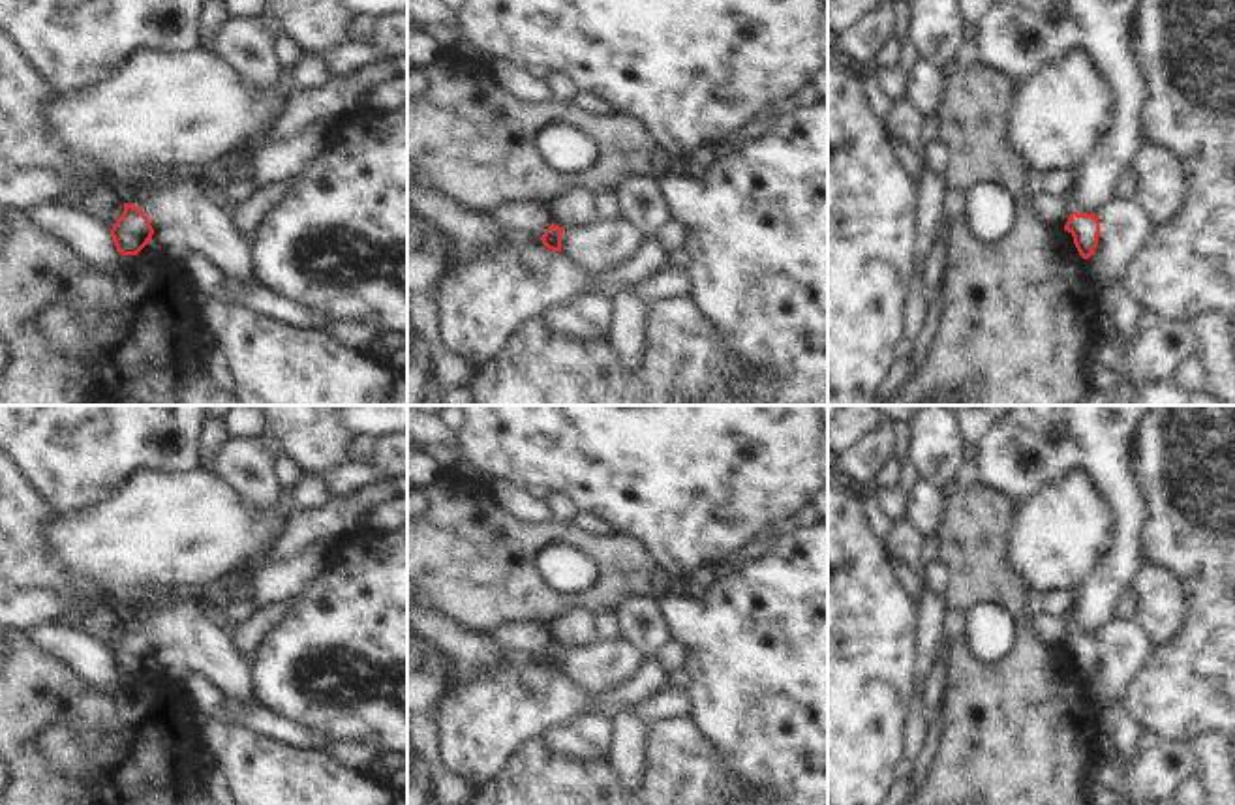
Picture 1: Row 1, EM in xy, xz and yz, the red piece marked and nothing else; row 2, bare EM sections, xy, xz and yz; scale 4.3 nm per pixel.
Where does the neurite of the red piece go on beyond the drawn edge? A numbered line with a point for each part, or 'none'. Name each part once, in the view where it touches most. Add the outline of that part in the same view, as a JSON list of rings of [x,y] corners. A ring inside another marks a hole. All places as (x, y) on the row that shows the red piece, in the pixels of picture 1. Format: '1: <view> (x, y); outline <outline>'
none

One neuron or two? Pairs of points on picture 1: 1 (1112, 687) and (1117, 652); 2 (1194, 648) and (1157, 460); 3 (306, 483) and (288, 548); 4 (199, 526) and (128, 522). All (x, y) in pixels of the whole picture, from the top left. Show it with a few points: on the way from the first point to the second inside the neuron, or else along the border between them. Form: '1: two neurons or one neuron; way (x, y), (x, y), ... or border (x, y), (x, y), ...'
1: one neuron; way (1112, 678), (1117, 661)
2: one neuron; way (1205, 601), (1205, 546), (1166, 507)
3: two neurons; border (329, 496), (316, 507), (293, 509)
4: one neuron; way (182, 526), (145, 526)

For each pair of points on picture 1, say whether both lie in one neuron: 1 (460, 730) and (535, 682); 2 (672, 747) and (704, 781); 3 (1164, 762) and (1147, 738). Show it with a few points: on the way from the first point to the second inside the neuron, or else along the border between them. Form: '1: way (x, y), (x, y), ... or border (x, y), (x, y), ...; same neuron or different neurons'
1: way (479, 725), (517, 698); same neuron
2: way (678, 755), (697, 774); same neuron
3: border (1160, 738), (1142, 753); different neurons

